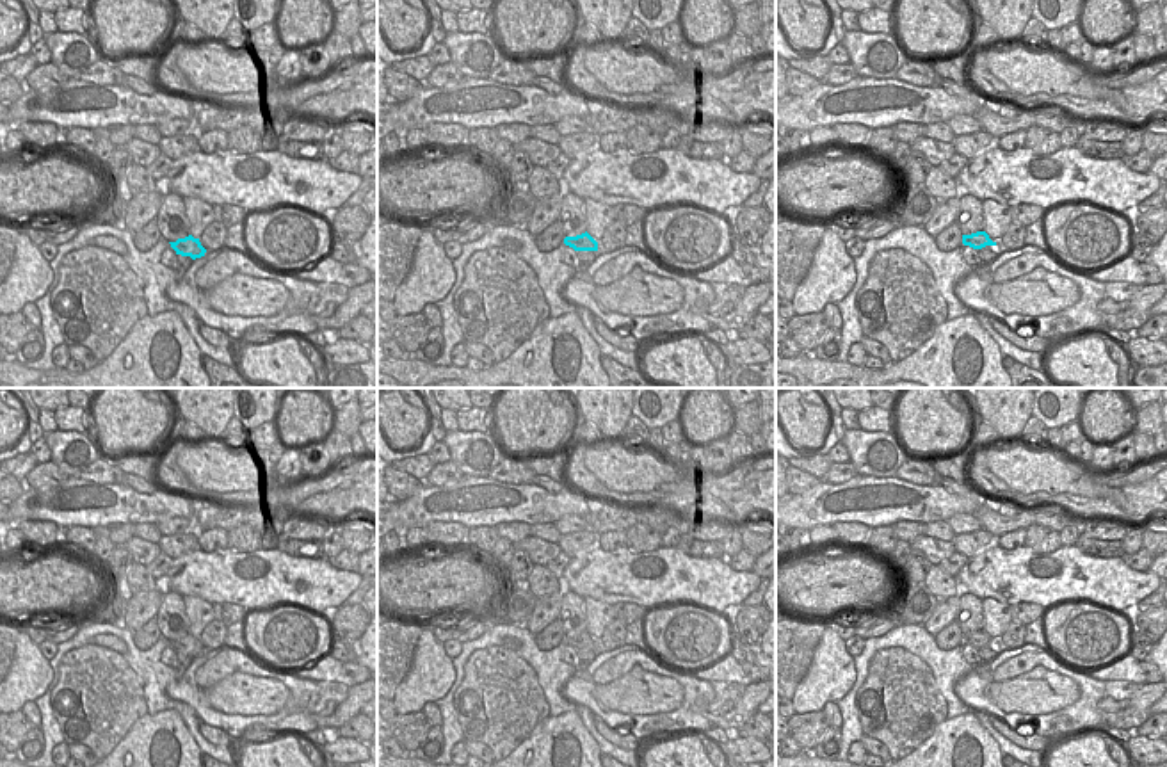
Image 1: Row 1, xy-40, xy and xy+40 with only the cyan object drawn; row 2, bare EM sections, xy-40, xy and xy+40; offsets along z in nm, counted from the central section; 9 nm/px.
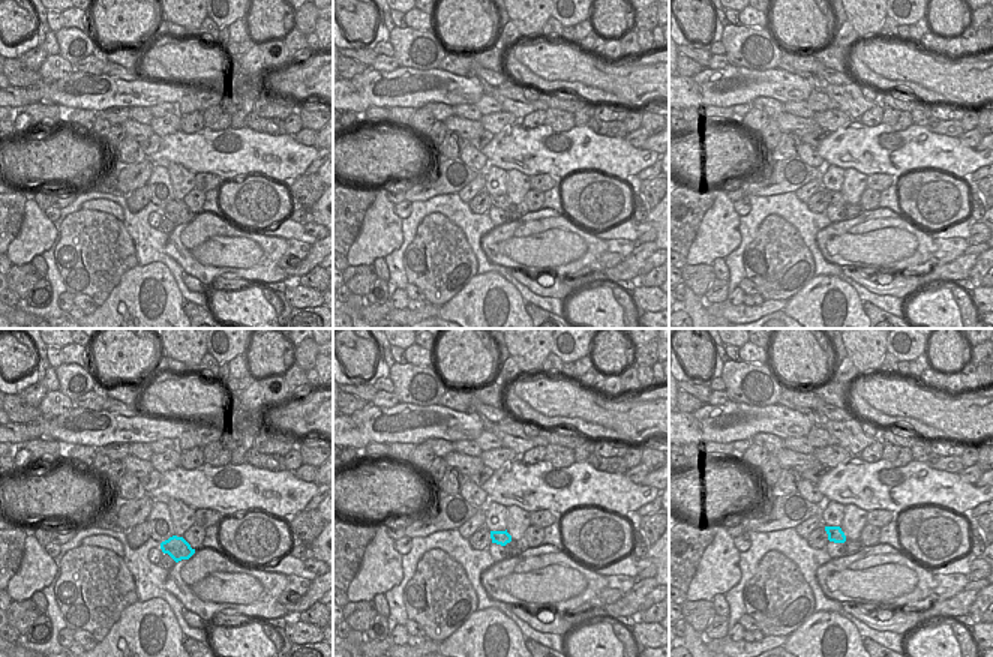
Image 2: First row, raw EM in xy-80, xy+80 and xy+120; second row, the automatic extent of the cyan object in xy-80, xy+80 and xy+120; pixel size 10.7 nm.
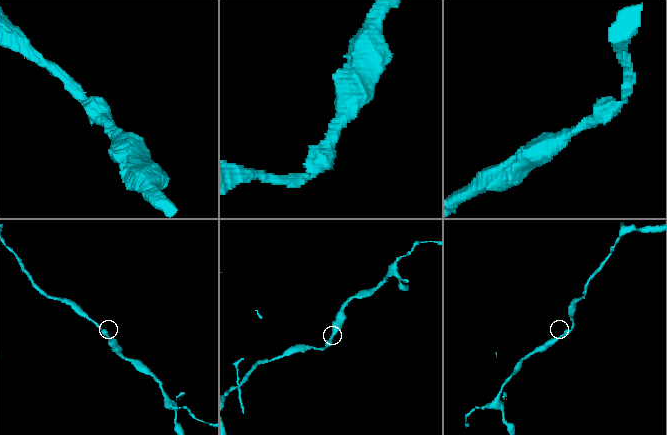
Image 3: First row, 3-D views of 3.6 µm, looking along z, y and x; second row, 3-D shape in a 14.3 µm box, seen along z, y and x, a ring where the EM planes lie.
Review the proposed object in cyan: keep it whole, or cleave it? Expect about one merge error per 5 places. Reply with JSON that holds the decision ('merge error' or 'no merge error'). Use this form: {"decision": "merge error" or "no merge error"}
{"decision": "no merge error"}

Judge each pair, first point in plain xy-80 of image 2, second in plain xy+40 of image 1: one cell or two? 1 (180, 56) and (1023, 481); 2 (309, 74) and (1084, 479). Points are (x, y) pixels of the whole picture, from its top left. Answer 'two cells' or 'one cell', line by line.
1: one cell
2: one cell

